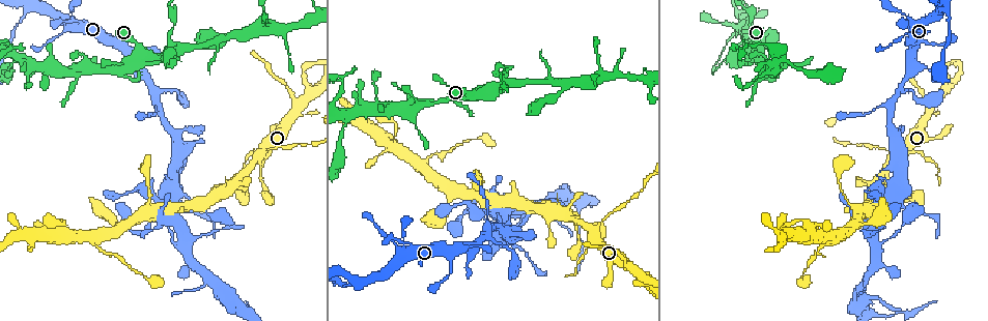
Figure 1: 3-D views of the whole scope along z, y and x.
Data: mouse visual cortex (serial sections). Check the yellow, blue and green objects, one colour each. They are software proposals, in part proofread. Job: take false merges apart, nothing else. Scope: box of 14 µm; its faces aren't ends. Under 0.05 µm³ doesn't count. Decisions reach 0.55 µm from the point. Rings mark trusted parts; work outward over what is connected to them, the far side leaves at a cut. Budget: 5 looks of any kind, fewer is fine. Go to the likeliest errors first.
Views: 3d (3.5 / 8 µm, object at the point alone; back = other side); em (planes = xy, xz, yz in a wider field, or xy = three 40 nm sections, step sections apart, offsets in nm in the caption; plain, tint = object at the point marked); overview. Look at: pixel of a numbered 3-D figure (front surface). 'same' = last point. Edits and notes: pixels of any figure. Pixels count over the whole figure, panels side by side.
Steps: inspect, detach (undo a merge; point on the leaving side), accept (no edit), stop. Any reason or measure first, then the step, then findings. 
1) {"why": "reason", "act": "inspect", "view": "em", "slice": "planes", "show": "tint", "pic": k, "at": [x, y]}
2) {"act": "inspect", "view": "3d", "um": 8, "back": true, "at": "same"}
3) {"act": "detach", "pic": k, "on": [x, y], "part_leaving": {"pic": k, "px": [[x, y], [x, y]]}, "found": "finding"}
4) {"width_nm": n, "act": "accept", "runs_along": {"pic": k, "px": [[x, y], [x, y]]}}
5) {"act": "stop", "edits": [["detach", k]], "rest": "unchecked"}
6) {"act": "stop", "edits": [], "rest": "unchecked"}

{"why": "three-way junction", "act": "inspect", "view": "3d", "um": 3.5, "pic": 1, "at": [16, 56]}

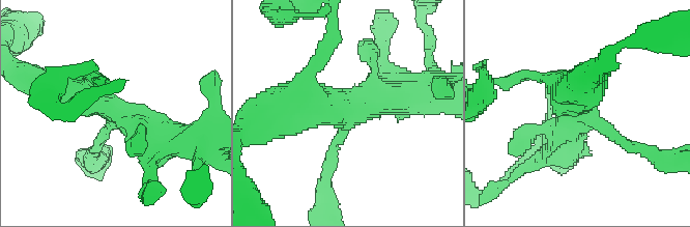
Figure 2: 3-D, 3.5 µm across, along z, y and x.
{"arms": 3, "arm_widths_nm": [150, 500, 500], "why": "shape alone is not enough", "act": "inspect", "view": "em", "slice": "xy", "step": 3, "show": "tint", "pic": 2, "at": [354, 110]}

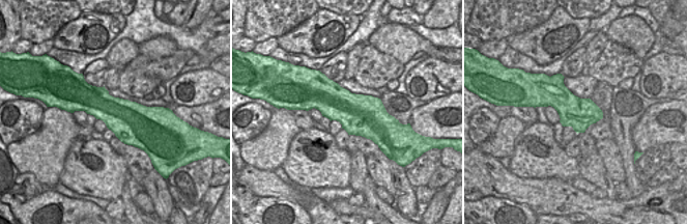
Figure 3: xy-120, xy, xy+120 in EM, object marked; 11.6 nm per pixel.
{"why": "another direction", "act": "inspect", "view": "em", "slice": "xy", "step": 5, "show": "tint", "at": "same"}

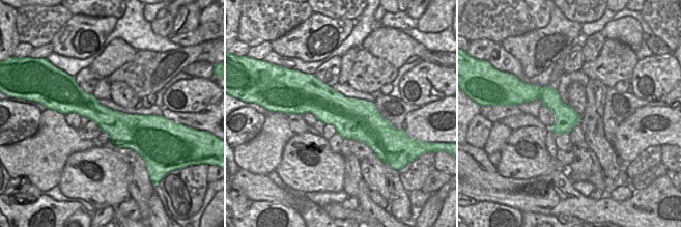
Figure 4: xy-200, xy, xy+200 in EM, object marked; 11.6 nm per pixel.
{"act": "accept", "runs_along": {"pic": 2, "px": [[181, 140], [83, 98], [74, 82]]}, "found": "all the same cell"}

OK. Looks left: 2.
{"why": "sharp bend", "act": "inspect", "view": "em", "slice": "xy", "step": 5, "show": "tint", "pic": 1, "at": [341, 75]}

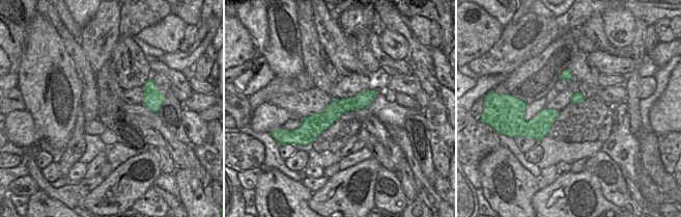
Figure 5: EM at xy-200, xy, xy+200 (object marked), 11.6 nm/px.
{"act": "inspect", "view": "3d", "um": 3.5, "at": "same"}

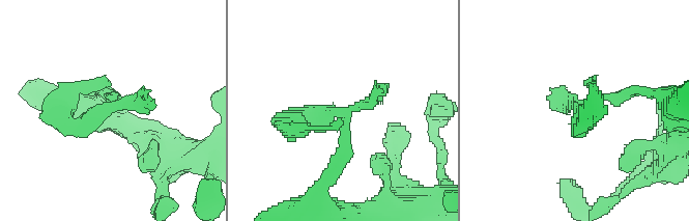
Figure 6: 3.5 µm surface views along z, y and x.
{"act": "detach", "pic": 6, "on": [309, 122], "found": "a second cell is stuck on"}

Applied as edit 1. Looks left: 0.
{"act": "stop", "edits": [["detach", 6]], "rest": "unchecked"}

